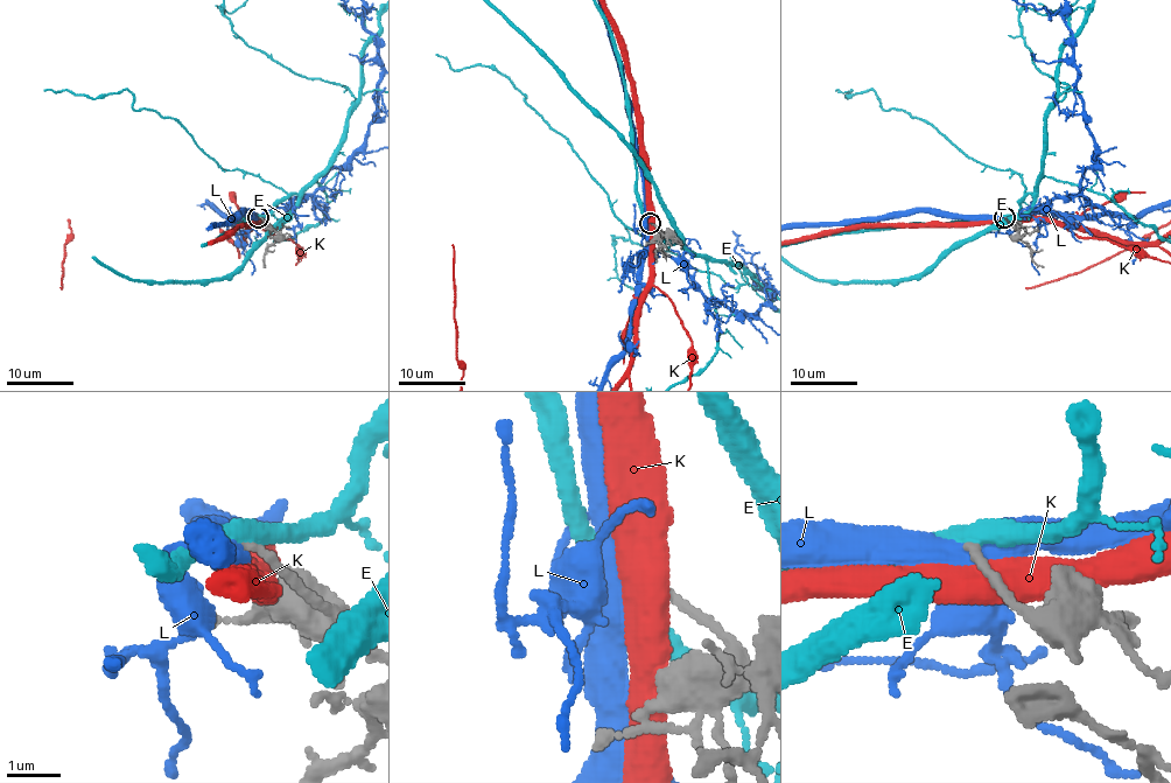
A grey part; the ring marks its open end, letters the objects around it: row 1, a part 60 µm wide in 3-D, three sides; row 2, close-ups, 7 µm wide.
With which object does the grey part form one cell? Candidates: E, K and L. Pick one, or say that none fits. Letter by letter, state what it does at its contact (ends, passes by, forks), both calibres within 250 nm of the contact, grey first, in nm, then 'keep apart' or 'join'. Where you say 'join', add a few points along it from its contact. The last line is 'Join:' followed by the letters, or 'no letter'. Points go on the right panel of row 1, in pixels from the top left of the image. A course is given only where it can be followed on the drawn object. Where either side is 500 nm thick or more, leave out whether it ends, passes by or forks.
E: it passes by; calibres 150 and 400 nm; keep apart
K: calibres 200 and 550 nm; keep apart
L: calibres 140 and 550 nm; join
Join: L

